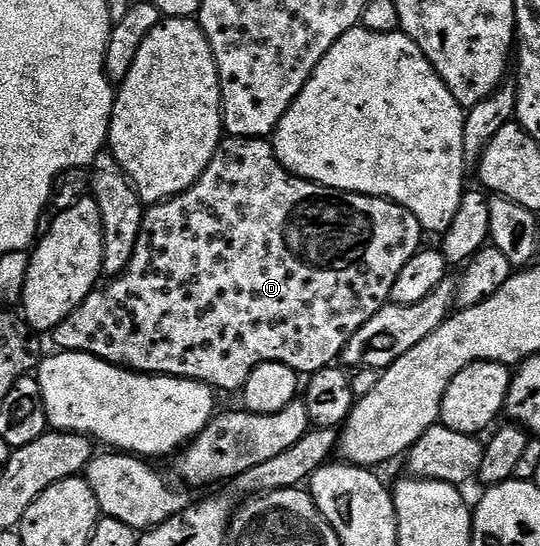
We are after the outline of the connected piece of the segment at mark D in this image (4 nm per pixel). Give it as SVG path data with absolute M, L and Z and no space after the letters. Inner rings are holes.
M223 137L222 142L218 146L218 151L212 156L212 160L208 164L208 168L200 176L200 180L192 188L188 188L182 194L177 194L174 198L169 198L166 202L155 202L142 215L142 227L140 234L136 240L134 255L130 263L124 268L122 274L117 278L107 281L101 288L95 288L93 292L73 310L66 319L52 332L52 338L59 351L67 354L91 354L97 358L102 358L105 362L111 362L114 366L122 366L126 370L132 370L135 374L166 374L169 378L191 378L193 382L203 382L205 386L213 388L215 391L234 390L241 391L243 384L248 380L250 373L256 369L262 362L279 362L280 364L288 364L288 368L292 368L299 376L309 376L315 374L317 370L323 370L326 366L333 366L342 357L342 350L348 344L348 340L352 340L352 336L361 326L368 324L368 320L372 320L372 316L376 316L376 312L380 312L382 307L390 302L390 293L392 292L392 284L396 284L396 276L400 276L400 272L404 269L404 264L408 264L408 260L412 260L412 256L417 254L423 245L424 231L422 226L416 220L416 216L412 216L412 212L408 212L403 206L396 205L386 198L373 198L367 194L349 194L343 190L333 190L327 186L321 186L315 182L309 182L303 178L296 178L288 173L285 168L278 163L278 157L274 155L273 145L266 138L231 138Z

